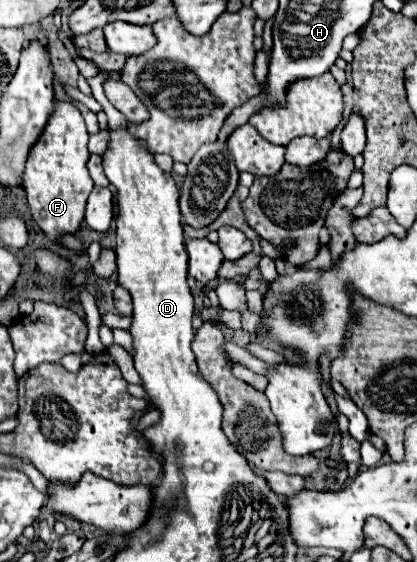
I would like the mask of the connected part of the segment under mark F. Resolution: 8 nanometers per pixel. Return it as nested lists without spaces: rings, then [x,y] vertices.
[[[56,102],[40,140],[30,150],[24,170],[24,190],[32,218],[46,238],[60,242],[64,234],[76,234],[84,220],[84,206],[94,184],[88,174],[86,162],[90,152],[86,148],[88,132],[80,110],[72,102]]]

